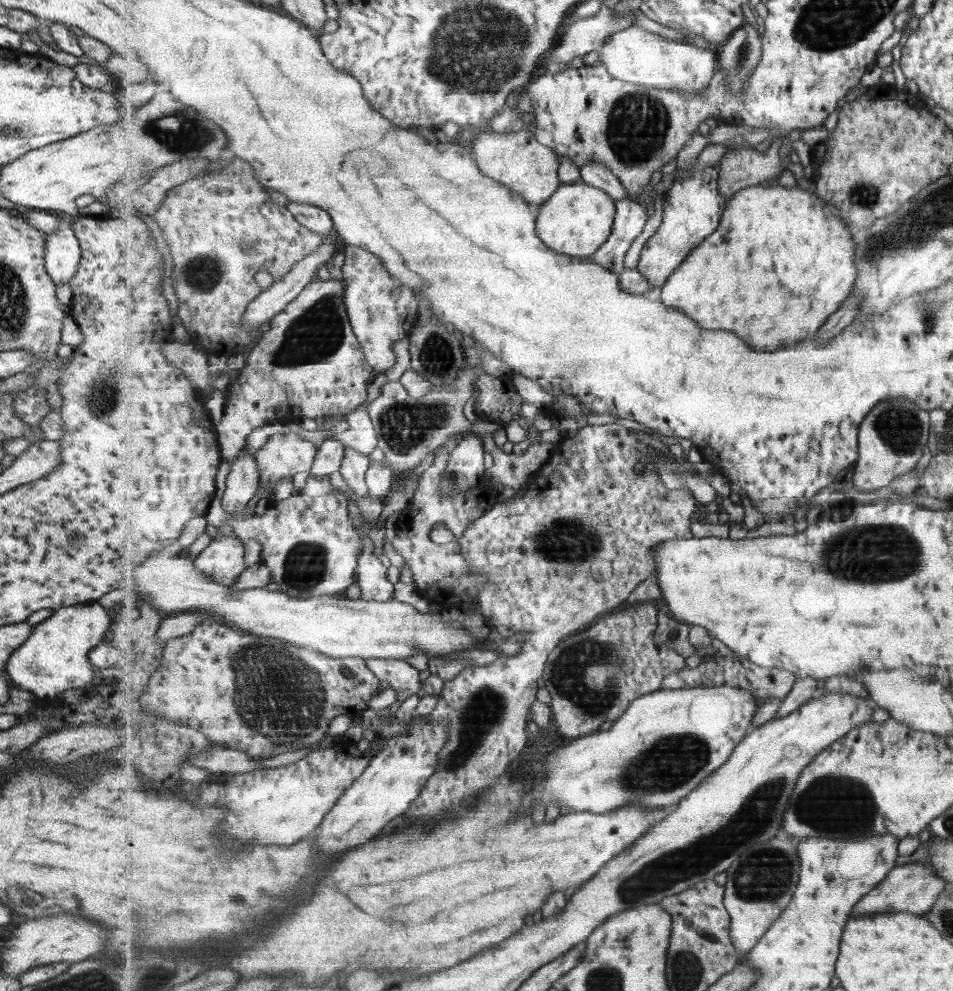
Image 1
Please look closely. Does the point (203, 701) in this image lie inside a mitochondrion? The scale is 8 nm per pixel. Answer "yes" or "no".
no

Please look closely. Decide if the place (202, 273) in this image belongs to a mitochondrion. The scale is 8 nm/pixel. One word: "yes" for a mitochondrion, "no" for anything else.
yes

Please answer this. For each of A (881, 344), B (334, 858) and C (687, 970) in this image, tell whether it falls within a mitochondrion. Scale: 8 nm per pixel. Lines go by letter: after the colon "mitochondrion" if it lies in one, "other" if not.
A: other
B: other
C: mitochondrion

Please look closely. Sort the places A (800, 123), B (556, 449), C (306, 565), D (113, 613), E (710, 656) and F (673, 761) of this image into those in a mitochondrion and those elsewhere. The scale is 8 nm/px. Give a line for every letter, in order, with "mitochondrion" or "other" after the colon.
A: other
B: other
C: mitochondrion
D: other
E: other
F: mitochondrion

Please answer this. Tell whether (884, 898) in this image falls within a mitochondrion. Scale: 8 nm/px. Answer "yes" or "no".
no

